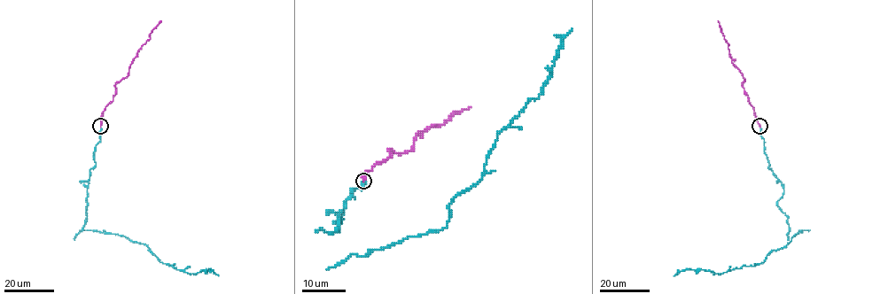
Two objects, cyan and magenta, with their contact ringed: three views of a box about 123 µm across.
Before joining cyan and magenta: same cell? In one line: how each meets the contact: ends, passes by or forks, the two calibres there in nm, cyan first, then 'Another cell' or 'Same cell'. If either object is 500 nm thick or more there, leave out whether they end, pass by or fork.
At the ring cyan ends. At the ring magenta ends. Thickness 130 nm (cyan) against 200 nm. Same cell

